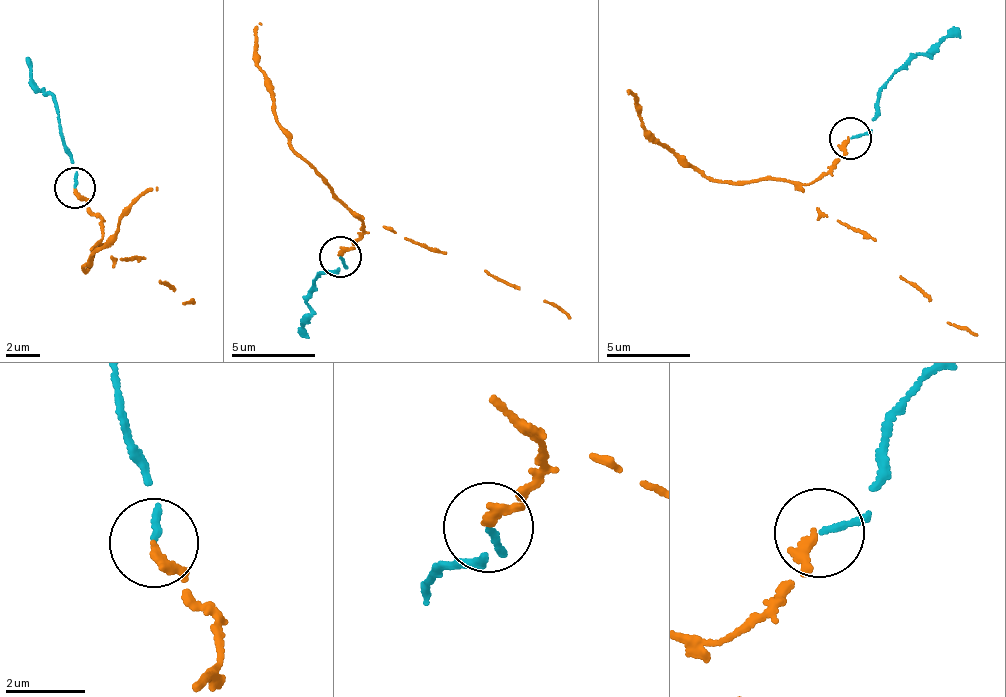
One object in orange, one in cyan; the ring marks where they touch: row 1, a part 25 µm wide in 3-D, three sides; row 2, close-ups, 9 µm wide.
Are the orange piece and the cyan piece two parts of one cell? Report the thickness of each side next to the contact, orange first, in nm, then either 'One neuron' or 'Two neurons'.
Thickness 240 nm (orange) against 120 nm. One neuron

